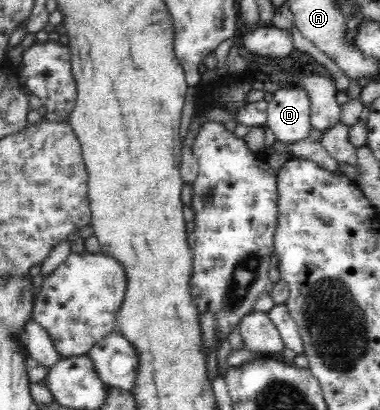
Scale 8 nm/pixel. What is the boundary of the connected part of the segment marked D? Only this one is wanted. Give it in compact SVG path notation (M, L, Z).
M293 84L280 87L267 103L267 126L282 143L296 143L309 135L312 113L308 92Z

